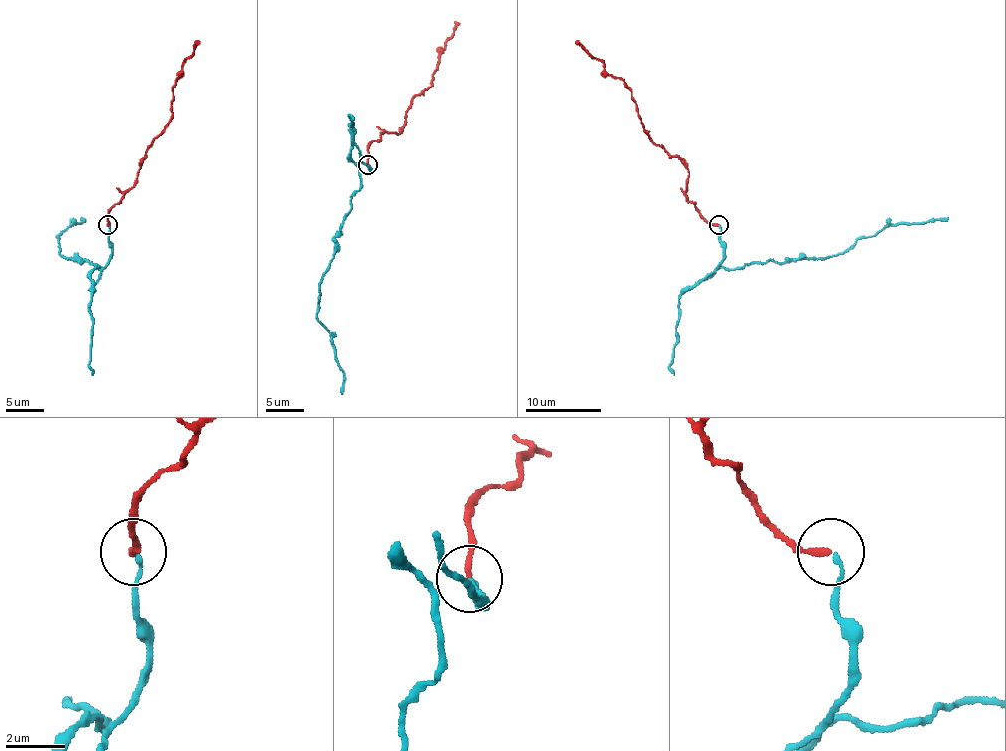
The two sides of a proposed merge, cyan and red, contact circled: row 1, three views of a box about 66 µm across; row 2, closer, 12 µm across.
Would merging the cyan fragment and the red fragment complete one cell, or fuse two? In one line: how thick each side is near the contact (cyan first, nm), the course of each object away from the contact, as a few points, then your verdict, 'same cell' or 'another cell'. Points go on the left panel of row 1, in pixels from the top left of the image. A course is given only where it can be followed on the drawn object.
calibres 150 and 180 nm; course cyan (108, 224), (112, 254), (101, 269), (59, 252), (57, 235), (70, 224), (80, 224), (82, 216); course red (108, 224), (108, 213), (136, 179), (152, 141), (172, 115), (172, 90), (186, 60), (193, 52), (195, 41); same cell

